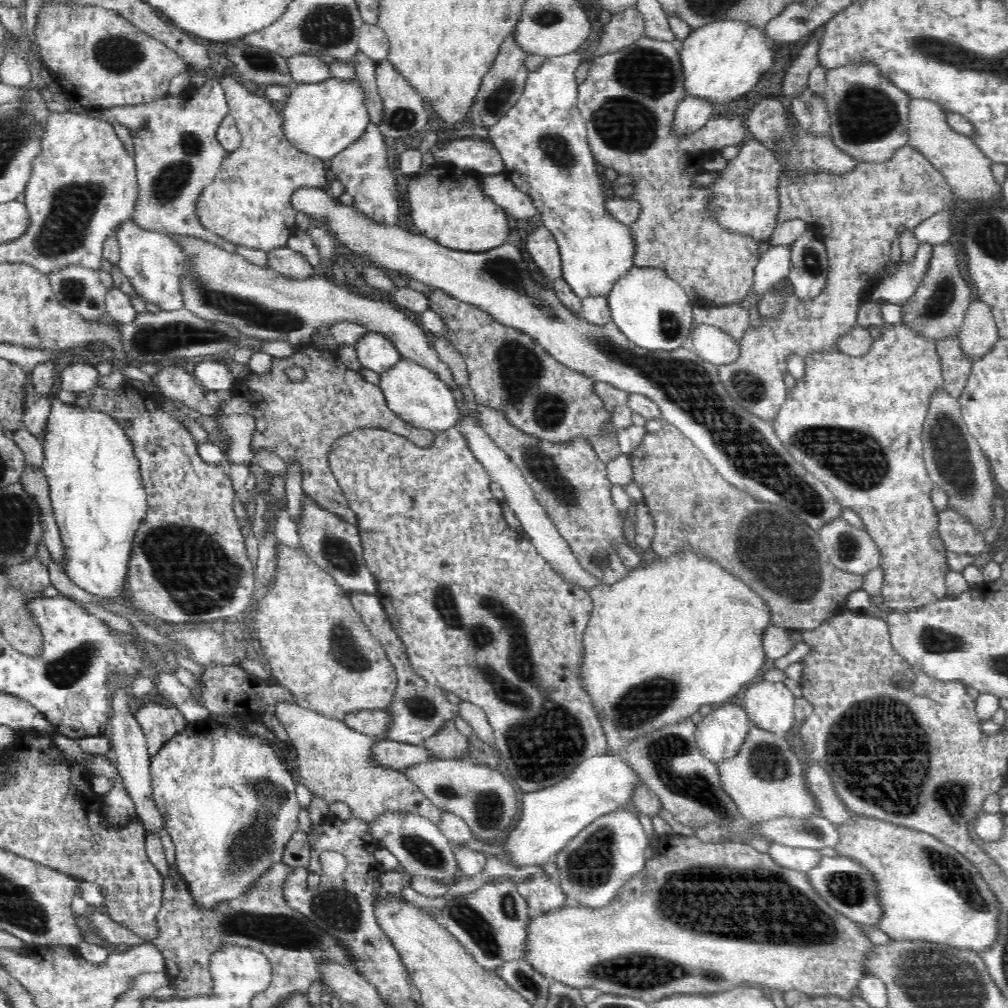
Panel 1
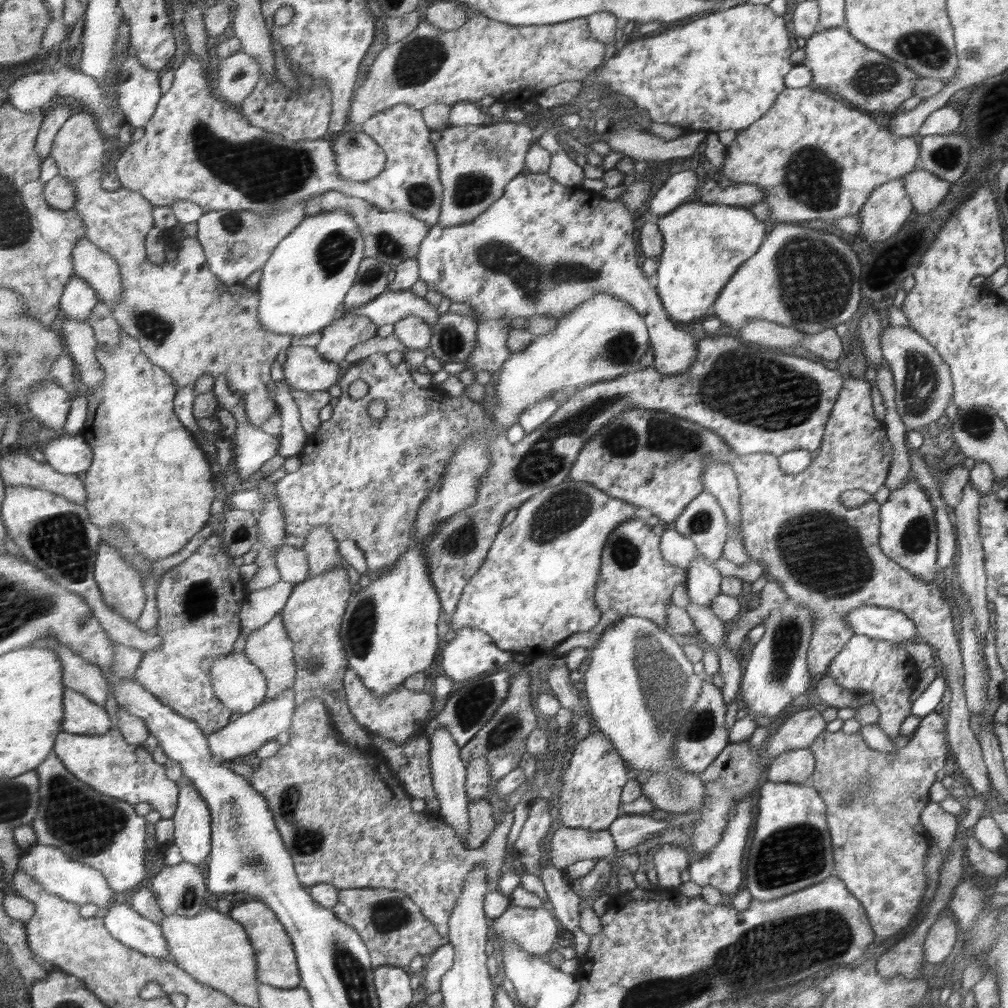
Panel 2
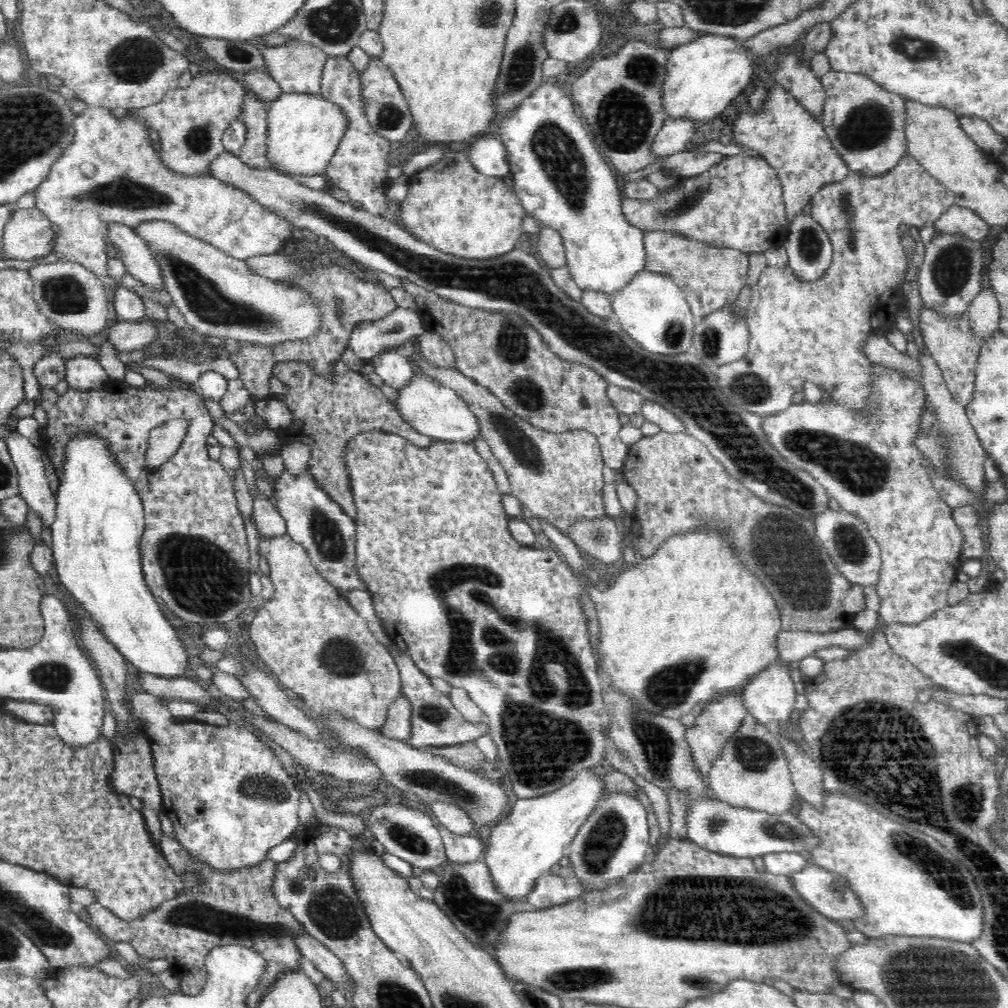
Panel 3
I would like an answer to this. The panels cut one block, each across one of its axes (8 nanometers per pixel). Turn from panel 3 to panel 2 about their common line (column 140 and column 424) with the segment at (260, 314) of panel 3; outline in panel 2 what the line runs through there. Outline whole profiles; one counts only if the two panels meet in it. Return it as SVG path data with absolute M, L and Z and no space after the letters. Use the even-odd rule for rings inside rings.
M338 190L322 193L320 208L322 211L347 210L359 223L359 229L366 242L366 256L378 258L380 262L386 262L390 266L398 266L409 258L417 258L424 237L431 230L430 225L417 219L415 215L411 215L406 210L384 211L374 203L368 202L367 199L354 198Z

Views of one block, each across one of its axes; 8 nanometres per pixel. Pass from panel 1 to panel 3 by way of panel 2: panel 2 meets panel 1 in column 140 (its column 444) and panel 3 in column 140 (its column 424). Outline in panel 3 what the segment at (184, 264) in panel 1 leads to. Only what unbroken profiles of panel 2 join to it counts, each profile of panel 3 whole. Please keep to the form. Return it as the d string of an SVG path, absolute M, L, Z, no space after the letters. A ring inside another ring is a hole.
M108 222L107 233L109 242L117 248L117 254L125 264L128 274L139 280L146 290L165 290L158 261L154 261L146 241L142 241L142 237L138 237L132 227Z

